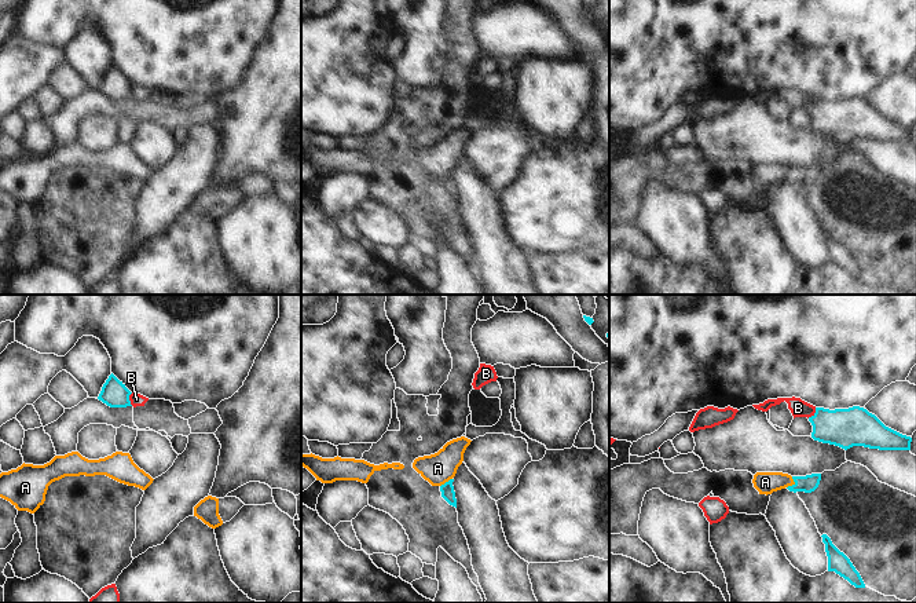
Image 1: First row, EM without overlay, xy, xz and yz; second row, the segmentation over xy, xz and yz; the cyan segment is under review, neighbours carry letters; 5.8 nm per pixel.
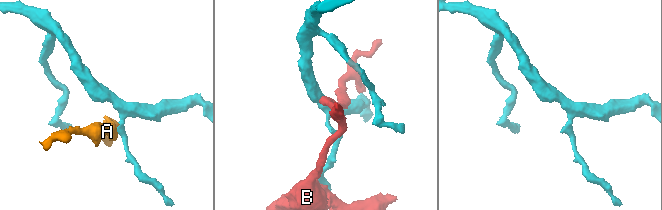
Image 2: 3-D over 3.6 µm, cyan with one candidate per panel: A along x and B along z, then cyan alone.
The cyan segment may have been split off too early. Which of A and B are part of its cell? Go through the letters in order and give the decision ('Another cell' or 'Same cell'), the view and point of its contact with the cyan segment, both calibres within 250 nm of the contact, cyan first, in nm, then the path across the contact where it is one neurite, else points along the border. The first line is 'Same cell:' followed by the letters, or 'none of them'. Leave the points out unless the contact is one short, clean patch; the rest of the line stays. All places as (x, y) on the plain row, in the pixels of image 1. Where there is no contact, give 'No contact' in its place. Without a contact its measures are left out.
Same cell: none of them
A: Another cell. Touches cyan at yz (792, 176). Thickness 100 nm (cyan) against 130 nm. Boundary: yz (792, 168), (794, 174), (787, 179)
B: Another cell. Touches cyan at xy (128, 91). Thickness 160 nm (cyan) against 80 nm

